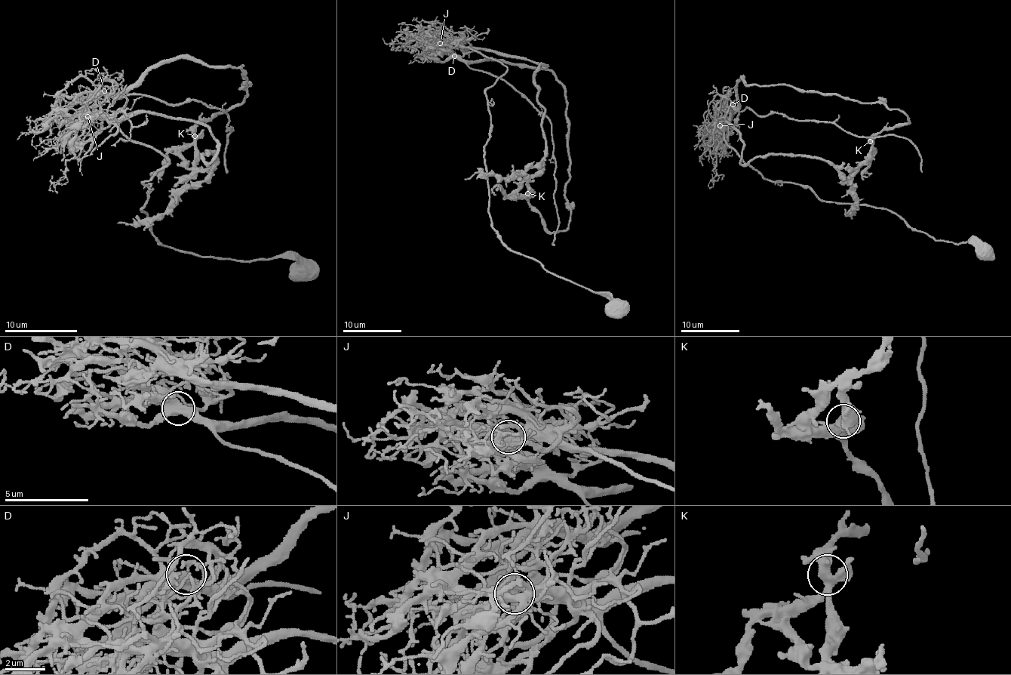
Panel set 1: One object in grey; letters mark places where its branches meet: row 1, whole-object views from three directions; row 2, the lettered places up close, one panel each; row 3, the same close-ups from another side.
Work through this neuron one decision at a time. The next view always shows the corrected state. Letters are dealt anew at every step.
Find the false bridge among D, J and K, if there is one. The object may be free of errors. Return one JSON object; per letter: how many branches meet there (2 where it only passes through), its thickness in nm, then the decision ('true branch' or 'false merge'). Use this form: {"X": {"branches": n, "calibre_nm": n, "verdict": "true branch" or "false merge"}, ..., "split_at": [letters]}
{"D": {"branches": 3, "calibre_nm": 480, "verdict": "true branch"}, "J": {"branches": 6, "calibre_nm": 440, "verdict": "false merge"}, "K": {"branches": 3, "calibre_nm": 440, "verdict": "true branch"}, "split_at": ["J"]}

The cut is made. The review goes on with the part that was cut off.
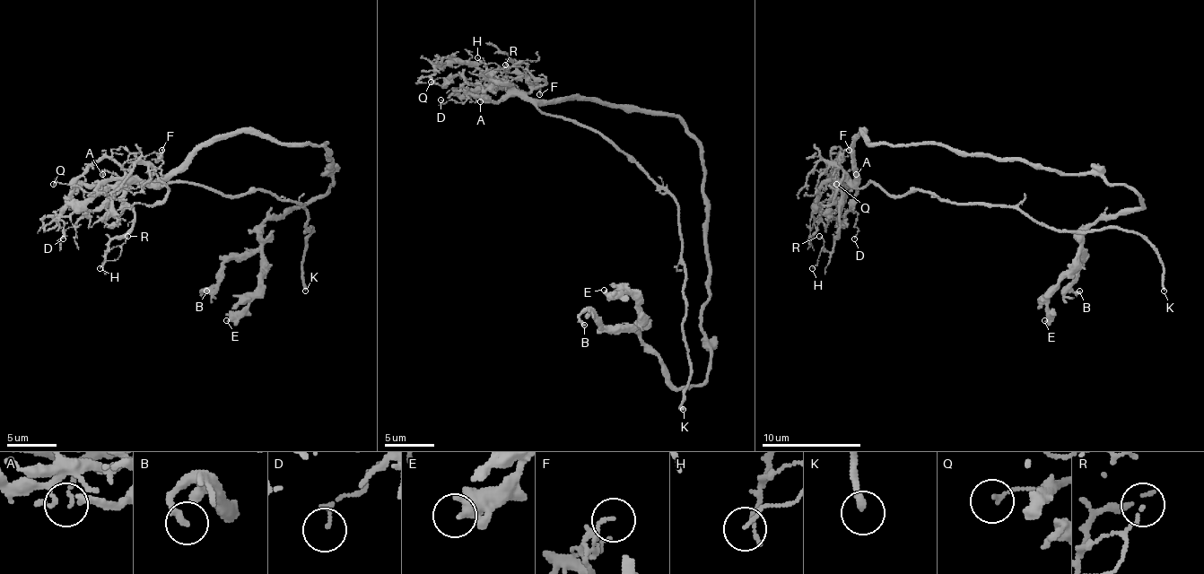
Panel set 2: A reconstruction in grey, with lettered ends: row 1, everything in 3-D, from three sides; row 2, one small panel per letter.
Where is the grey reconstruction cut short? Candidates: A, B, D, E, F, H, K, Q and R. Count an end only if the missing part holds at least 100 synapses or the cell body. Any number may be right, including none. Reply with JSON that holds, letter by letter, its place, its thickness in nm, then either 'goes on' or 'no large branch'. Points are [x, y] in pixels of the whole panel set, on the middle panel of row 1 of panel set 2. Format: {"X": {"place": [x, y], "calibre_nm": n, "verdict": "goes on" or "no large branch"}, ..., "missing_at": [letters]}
{"A": {"place": [480, 101], "calibre_nm": 110, "verdict": "no large branch"}, "B": {"place": [584, 325], "calibre_nm": 240, "verdict": "no large branch"}, "D": {"place": [440, 100], "calibre_nm": 110, "verdict": "no large branch"}, "E": {"place": [604, 290], "calibre_nm": 400, "verdict": "no large branch"}, "F": {"place": [539, 94], "calibre_nm": 110, "verdict": "no large branch"}, "H": {"place": [477, 57], "calibre_nm": 100, "verdict": "no large branch"}, "K": {"place": [683, 409], "calibre_nm": 200, "verdict": "goes on"}, "Q": {"place": [431, 82], "calibre_nm": 130, "verdict": "no large branch"}, "R": {"place": [505, 65], "calibre_nm": 100, "verdict": "no large branch"}, "missing_at": ["K"]}

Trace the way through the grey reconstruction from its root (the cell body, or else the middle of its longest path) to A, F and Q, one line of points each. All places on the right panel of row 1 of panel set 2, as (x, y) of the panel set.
A: (861, 134), (859, 132), (854, 137), (854, 181), (844, 179), (844, 171), (849, 169), (856, 174)
F: (861, 134), (859, 132), (854, 137), (854, 181), (846, 179), (839, 164), (839, 157), (849, 150)
Q: (861, 134), (854, 137), (854, 181), (844, 181), (836, 174), (841, 157), (829, 171), (829, 181), (836, 184)

